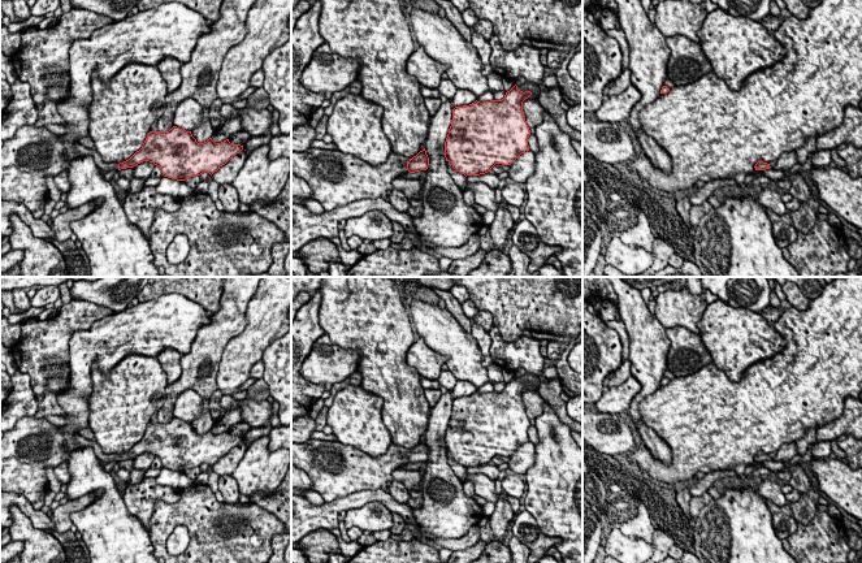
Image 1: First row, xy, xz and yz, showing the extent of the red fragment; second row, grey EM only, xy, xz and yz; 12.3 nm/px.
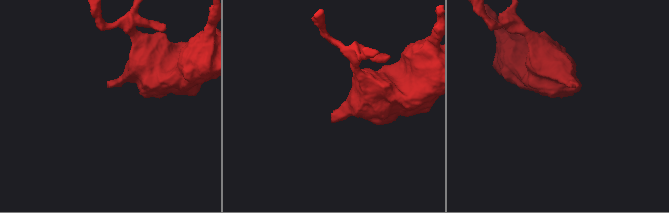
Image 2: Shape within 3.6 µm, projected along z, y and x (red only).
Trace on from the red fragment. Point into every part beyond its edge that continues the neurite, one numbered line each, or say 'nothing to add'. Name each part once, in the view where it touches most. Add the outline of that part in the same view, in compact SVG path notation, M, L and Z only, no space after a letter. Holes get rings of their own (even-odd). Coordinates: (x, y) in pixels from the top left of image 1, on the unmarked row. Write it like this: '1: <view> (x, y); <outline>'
1: xz (336, 470); M309 439L291 443L291 464L306 472L313 484L312 490L319 493L325 503L329 503L363 490L387 491L389 484L393 481L391 472L408 464L408 452L410 450L389 447L384 455L371 456L339 441Z

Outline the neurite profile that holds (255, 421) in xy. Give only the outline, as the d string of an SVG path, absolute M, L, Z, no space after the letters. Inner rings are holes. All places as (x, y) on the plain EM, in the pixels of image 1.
M243 400L239 406L242 421L251 428L264 426L270 423L272 404L268 400Z

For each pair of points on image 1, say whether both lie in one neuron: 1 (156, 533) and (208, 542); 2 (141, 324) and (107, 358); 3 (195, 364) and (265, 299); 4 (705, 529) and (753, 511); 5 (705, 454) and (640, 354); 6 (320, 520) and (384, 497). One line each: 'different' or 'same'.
1: same
2: same
3: different
4: same
5: different
6: same

